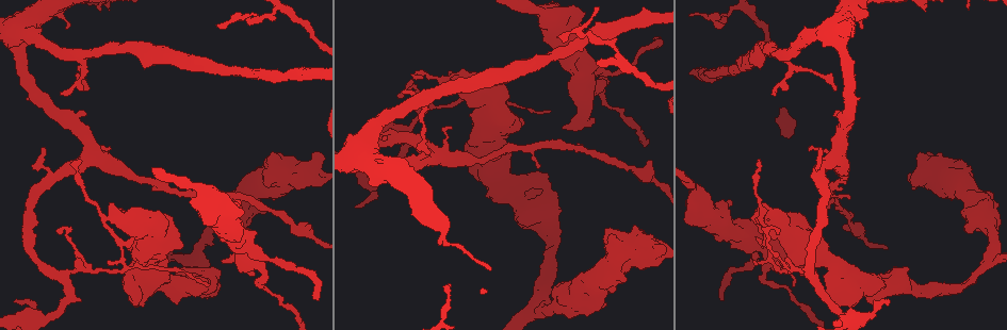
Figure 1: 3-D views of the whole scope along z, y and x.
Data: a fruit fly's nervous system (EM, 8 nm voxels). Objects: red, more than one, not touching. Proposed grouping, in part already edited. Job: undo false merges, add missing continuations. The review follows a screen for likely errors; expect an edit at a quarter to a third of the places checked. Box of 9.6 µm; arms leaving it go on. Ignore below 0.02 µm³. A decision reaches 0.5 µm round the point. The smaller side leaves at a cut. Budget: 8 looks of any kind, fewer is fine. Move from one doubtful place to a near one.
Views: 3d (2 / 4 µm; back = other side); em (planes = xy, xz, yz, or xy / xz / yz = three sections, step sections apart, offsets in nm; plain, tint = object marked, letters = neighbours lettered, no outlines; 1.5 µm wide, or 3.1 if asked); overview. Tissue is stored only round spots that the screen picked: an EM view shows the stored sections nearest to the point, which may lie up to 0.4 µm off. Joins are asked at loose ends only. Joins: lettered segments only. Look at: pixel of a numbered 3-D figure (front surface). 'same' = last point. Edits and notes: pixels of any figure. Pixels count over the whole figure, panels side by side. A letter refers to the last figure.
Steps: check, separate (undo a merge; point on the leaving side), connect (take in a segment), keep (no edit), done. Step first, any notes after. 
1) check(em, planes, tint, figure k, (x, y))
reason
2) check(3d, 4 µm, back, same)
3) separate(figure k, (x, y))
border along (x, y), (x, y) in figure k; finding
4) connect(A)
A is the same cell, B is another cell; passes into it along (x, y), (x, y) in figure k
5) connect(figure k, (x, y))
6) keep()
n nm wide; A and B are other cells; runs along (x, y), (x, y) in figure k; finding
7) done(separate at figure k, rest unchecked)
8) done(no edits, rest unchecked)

check(3d, 2 µm, figure 1, (720, 26))
an open end

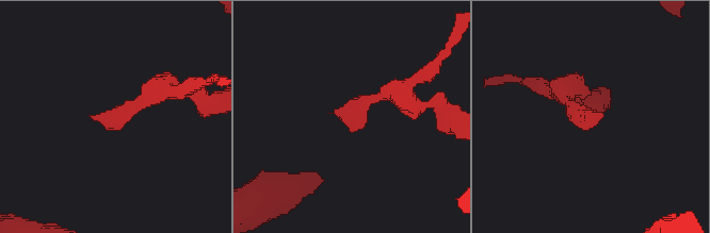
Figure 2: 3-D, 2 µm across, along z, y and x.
check(em, planes, plain, figure 2, (584, 118))

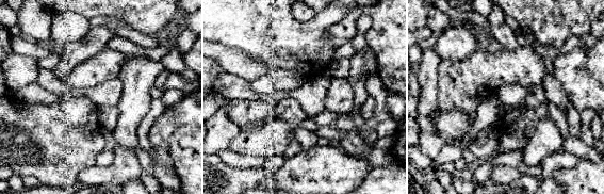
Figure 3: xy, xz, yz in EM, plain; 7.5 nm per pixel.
check(em, planes, letters, same)
see the neighbours

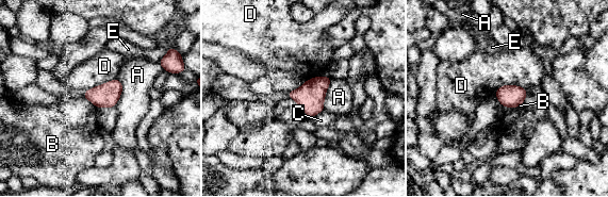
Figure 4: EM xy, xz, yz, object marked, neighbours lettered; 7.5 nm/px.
keep()
A touches over 240 nm; A, B, C, D and E are other cells; border along (525, 87), (502, 85), (494, 92) in figure 4; none of them fits

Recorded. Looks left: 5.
check(em, planes, letters, figure 1, (385, 141))
thin end

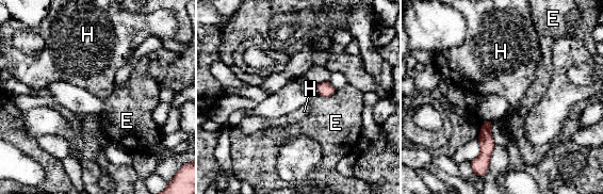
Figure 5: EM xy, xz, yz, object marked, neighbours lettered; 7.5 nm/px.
keep()
E touches over 140 nm; E and H are other cells; border along (336, 90), (327, 97), (319, 95) in figure 5; none of them fits

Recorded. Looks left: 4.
check(em, planes, letters, figure 1, (764, 217))
touches itself

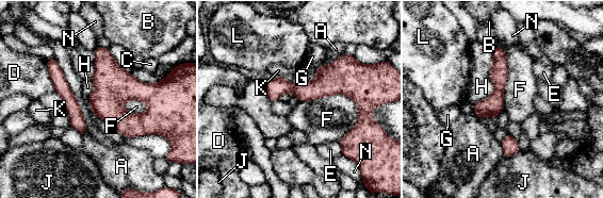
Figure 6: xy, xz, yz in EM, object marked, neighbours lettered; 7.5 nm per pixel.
separate(figure 6, (276, 86))
A, B, C, D, E, F, G, H, J, K, L and N are other cells; the part that leaves runs along (49, 62), (82, 130) in figure 6; a second neuron is stuck on

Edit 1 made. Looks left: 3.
done(separate at figure 6, rest unchecked)

